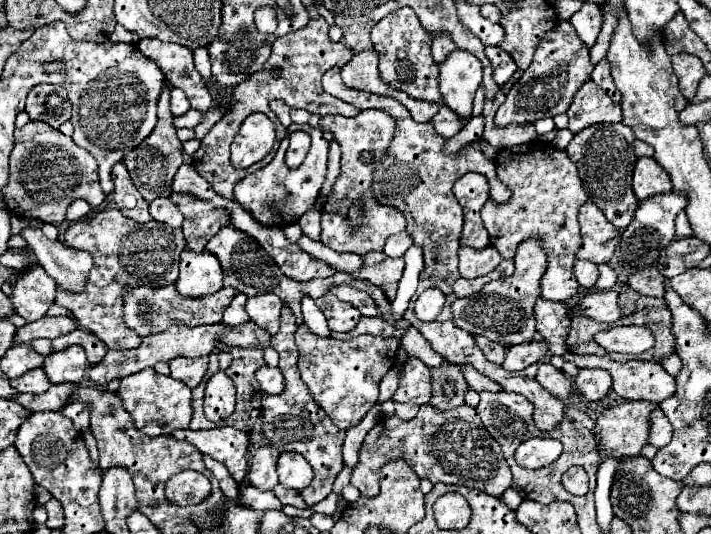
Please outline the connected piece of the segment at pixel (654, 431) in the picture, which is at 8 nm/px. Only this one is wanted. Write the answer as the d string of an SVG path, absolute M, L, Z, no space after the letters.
M656 407L652 411L652 419L650 419L650 439L648 443L654 445L656 449L668 445L672 439L672 425L670 421L666 419L666 415Z

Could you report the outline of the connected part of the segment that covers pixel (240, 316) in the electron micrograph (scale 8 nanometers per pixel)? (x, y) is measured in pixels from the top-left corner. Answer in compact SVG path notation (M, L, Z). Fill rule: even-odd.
M242 293L232 299L232 303L228 305L228 309L224 311L224 319L222 319L224 325L242 325L242 323L248 321L248 313L246 313L246 309L244 309L246 299L248 299L248 297L244 297Z

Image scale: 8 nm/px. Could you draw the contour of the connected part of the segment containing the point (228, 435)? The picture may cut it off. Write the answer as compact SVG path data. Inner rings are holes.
M220 427L210 431L176 429L170 435L178 441L188 441L202 455L224 463L236 483L244 483L248 473L248 433L236 431L234 427Z

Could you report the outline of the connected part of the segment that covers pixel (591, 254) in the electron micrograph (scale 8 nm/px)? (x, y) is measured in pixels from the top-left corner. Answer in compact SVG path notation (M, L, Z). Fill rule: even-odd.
M586 201L580 207L578 219L582 227L582 245L576 257L592 261L596 265L608 263L620 241L620 231L604 217L604 213L592 201Z

